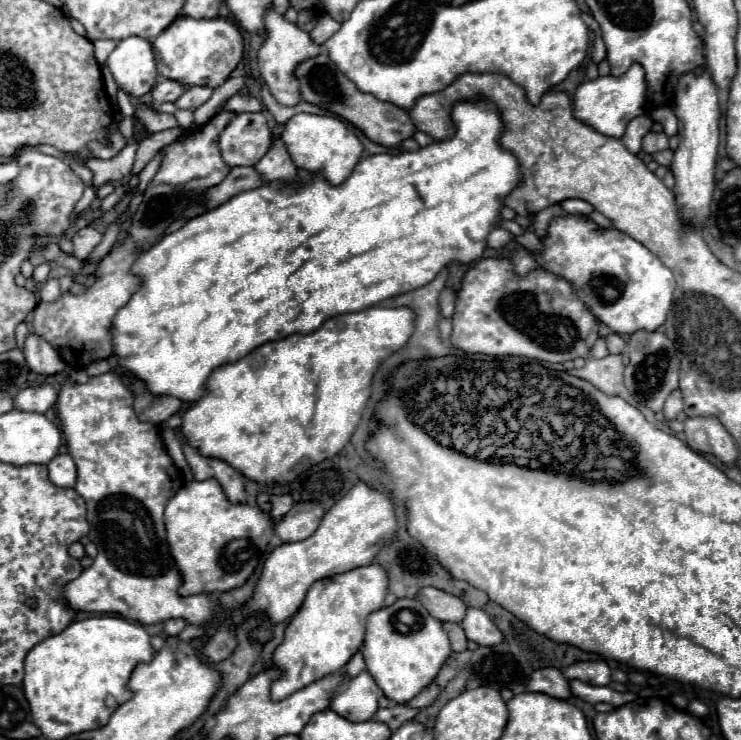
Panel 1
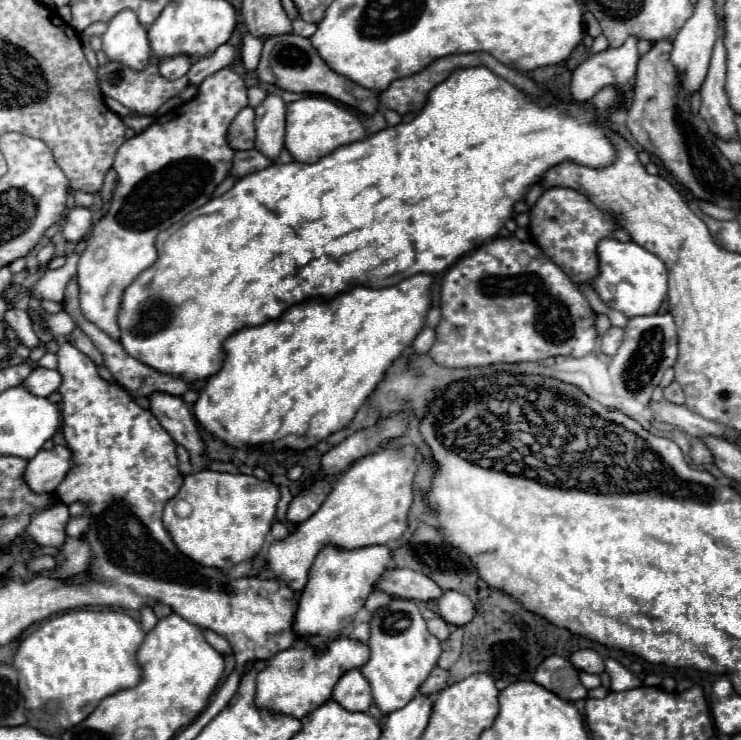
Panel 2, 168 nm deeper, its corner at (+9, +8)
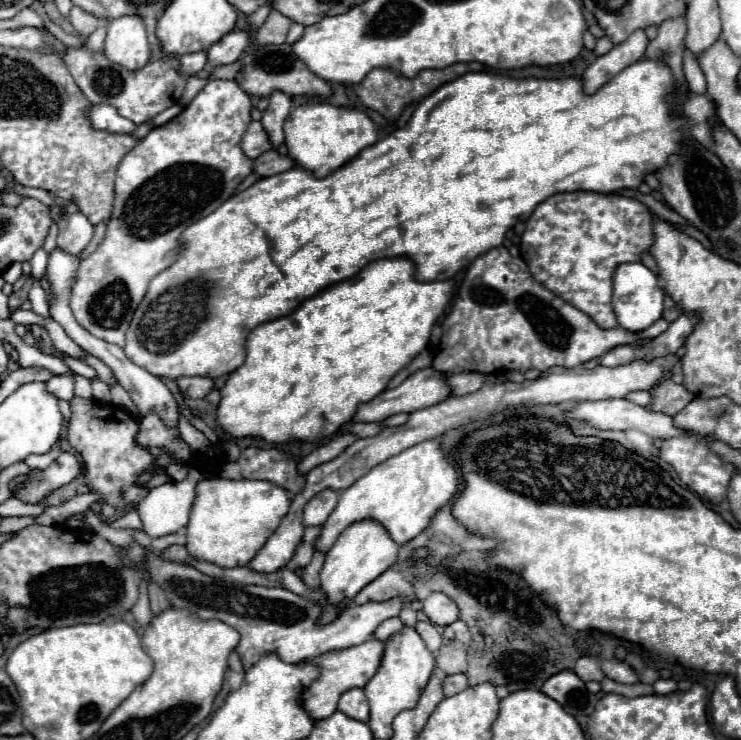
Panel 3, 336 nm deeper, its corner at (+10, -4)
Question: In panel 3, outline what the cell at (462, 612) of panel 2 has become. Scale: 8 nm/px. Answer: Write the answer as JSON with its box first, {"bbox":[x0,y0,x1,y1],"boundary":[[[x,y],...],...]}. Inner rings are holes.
{"bbox":[424,592,460,626],"boundary":[[[432,592],[424,600],[424,614],[430,618],[432,624],[438,626],[448,626],[460,618],[460,610],[454,604],[454,600],[450,600],[446,594],[440,592]]]}

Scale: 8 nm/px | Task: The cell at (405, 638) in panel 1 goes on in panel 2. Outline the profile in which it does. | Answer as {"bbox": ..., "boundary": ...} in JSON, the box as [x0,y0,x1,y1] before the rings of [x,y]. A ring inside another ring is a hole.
{"bbox":[361,598,441,714],"boundary":[[[393,598],[387,608],[371,618],[371,638],[369,638],[371,658],[361,668],[363,676],[371,684],[373,700],[383,714],[403,708],[427,680],[429,672],[435,668],[441,654],[441,642],[429,634],[421,610],[411,600]]]}

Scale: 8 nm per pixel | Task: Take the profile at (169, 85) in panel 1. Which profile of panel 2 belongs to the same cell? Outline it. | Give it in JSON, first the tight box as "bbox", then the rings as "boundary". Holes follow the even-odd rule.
{"bbox":[159,54,193,80],"boundary":[[[177,54],[177,56],[165,58],[165,60],[161,62],[161,66],[159,66],[159,74],[161,74],[163,78],[175,80],[175,78],[187,74],[189,68],[191,68],[191,64],[193,64],[193,58],[191,58],[189,54]]]}

